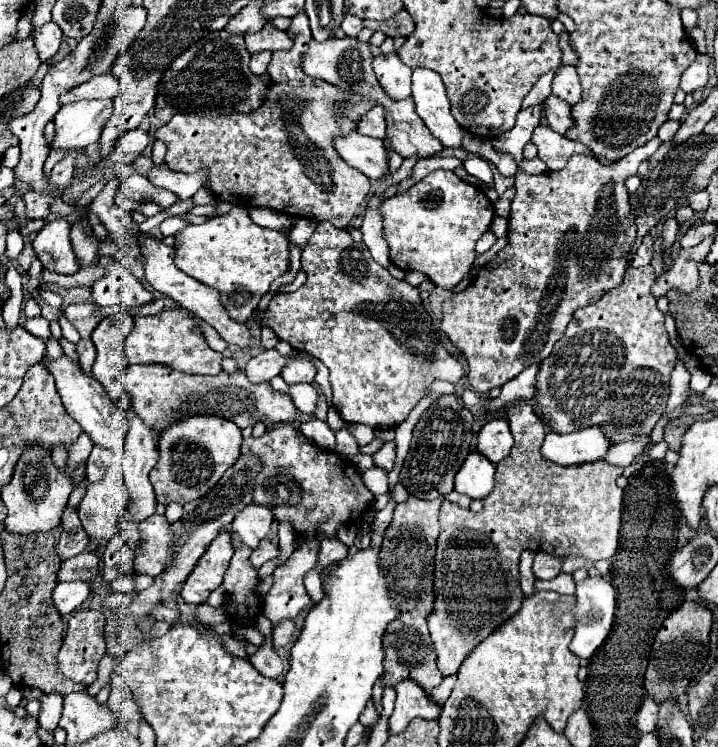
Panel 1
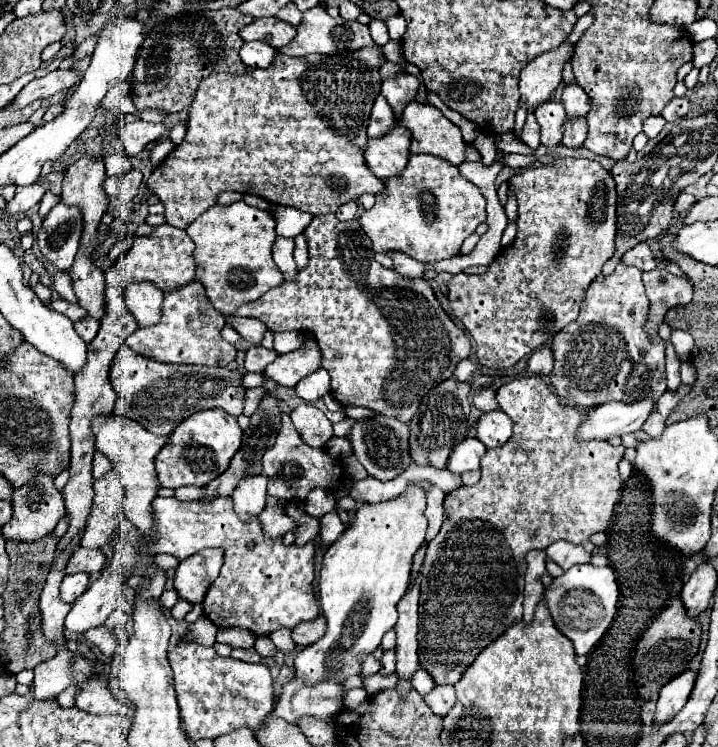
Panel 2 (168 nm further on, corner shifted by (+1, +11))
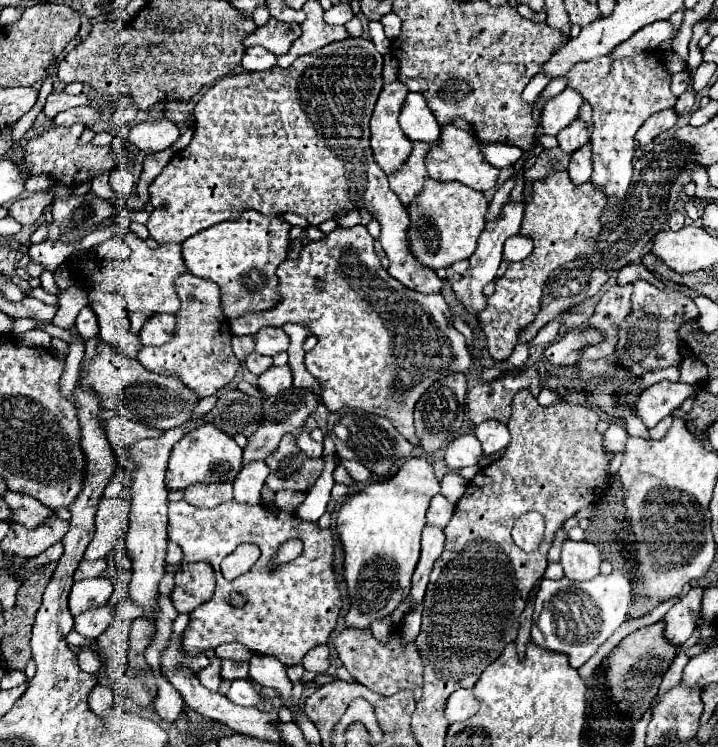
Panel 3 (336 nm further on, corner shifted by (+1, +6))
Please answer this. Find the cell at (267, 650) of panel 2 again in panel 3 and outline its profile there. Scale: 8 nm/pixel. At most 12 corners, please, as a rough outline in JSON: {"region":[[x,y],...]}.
{"region":[[253,653],[249,675],[279,689],[289,707],[293,685],[273,655]]}

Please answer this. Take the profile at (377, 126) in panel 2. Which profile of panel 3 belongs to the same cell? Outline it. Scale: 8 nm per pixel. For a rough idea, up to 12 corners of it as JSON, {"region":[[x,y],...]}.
{"region":[[385,85],[371,117],[371,149],[385,173],[409,157],[397,123],[405,93]]}

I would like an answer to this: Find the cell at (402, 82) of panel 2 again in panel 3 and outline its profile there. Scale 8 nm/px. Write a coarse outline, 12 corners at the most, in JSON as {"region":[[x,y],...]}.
{"region":[[409,93],[399,125],[411,141],[433,143],[439,125],[421,93]]}

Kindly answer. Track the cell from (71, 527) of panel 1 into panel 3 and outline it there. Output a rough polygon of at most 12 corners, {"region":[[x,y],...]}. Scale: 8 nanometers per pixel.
{"region":[[95,651],[77,653],[81,671],[99,675],[103,667]]}

